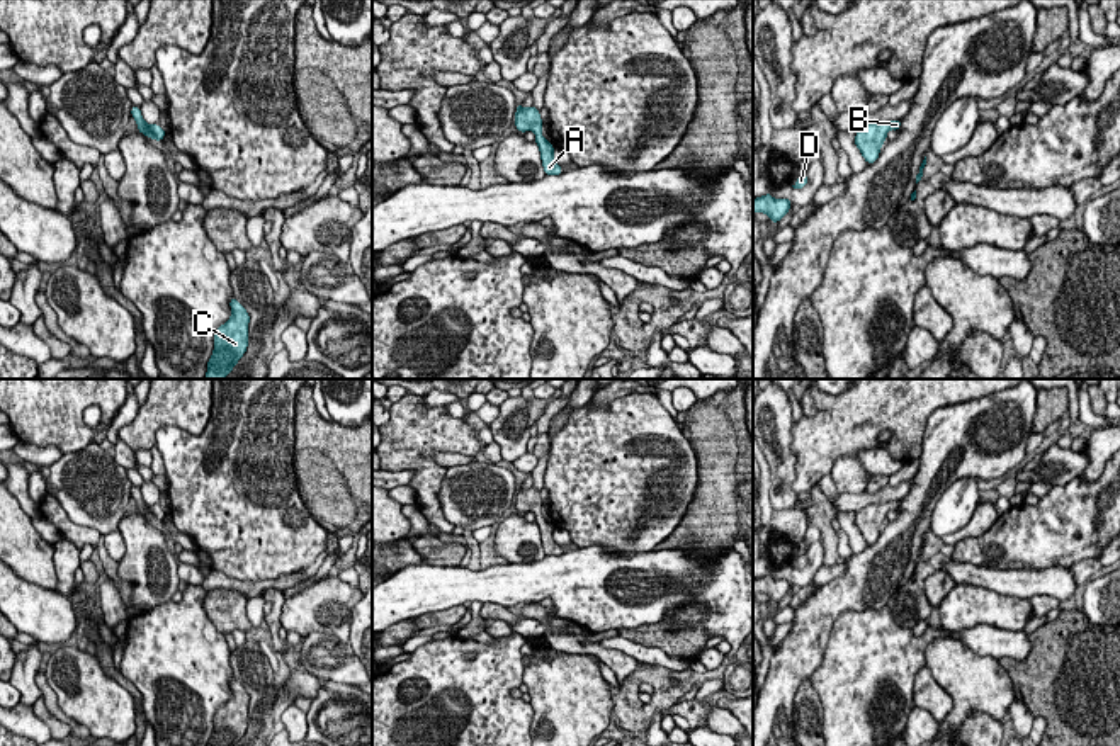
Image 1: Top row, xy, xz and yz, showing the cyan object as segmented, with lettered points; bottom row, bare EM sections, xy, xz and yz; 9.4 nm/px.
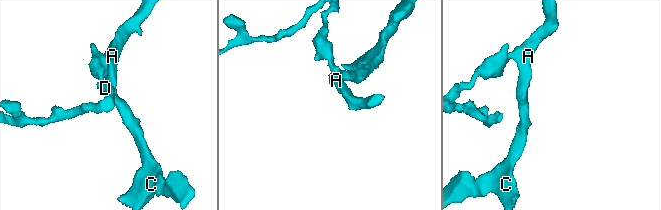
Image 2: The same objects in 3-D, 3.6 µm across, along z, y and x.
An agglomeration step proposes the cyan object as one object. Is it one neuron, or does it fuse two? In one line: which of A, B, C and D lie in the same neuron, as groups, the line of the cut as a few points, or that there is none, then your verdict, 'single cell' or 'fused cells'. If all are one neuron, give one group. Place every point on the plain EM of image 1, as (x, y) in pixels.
groups A B C D; cut none; single cell

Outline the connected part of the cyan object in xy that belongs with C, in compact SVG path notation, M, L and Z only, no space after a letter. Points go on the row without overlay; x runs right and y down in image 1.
M233 678L229 680L231 698L216 710L214 732L207 746L236 746L248 727L248 704L246 690Z

